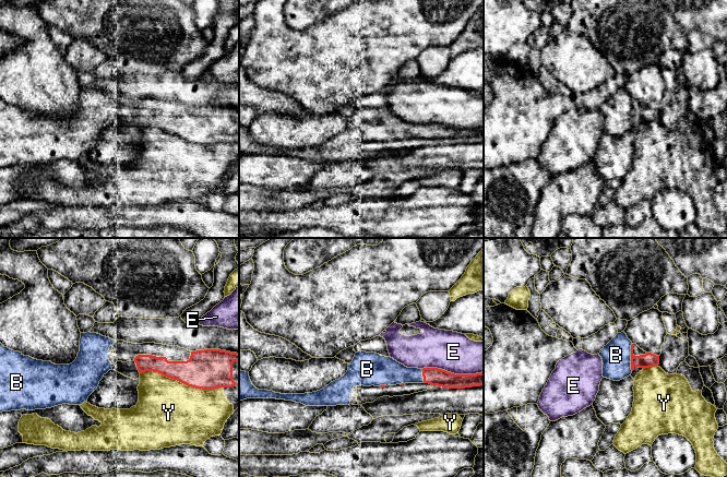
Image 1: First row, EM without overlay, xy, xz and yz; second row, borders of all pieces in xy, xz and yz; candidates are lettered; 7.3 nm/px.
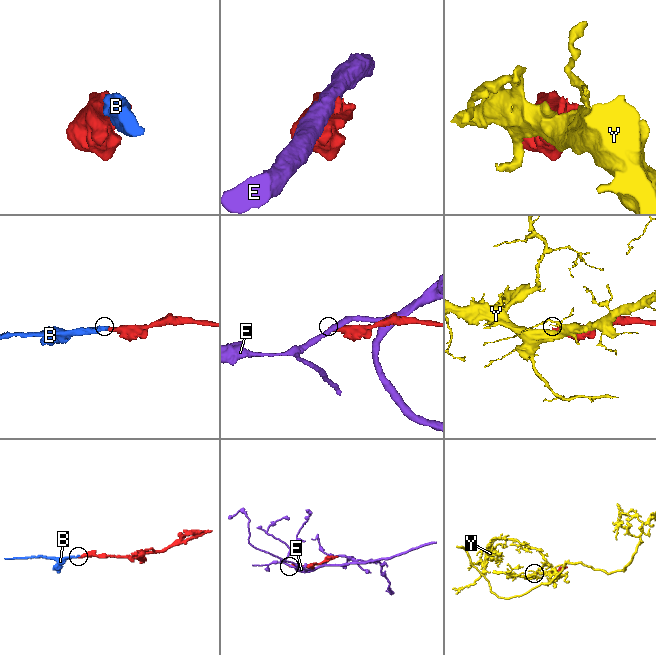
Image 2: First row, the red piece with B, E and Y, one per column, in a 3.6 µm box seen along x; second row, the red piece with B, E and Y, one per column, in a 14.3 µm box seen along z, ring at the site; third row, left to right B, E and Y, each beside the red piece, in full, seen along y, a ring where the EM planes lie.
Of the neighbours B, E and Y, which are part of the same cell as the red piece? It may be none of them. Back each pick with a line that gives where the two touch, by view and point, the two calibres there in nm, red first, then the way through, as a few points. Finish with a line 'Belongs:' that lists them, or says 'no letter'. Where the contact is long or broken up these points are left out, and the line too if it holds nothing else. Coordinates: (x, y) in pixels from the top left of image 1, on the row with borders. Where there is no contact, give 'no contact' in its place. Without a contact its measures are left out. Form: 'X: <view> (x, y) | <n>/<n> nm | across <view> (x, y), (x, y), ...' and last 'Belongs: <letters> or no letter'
B: yz (631, 357) | 100/220 nm | across yz (648, 359), (631, 357), (618, 357), (616, 355)
Belongs: B

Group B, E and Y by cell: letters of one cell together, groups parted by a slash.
B / E / Y

